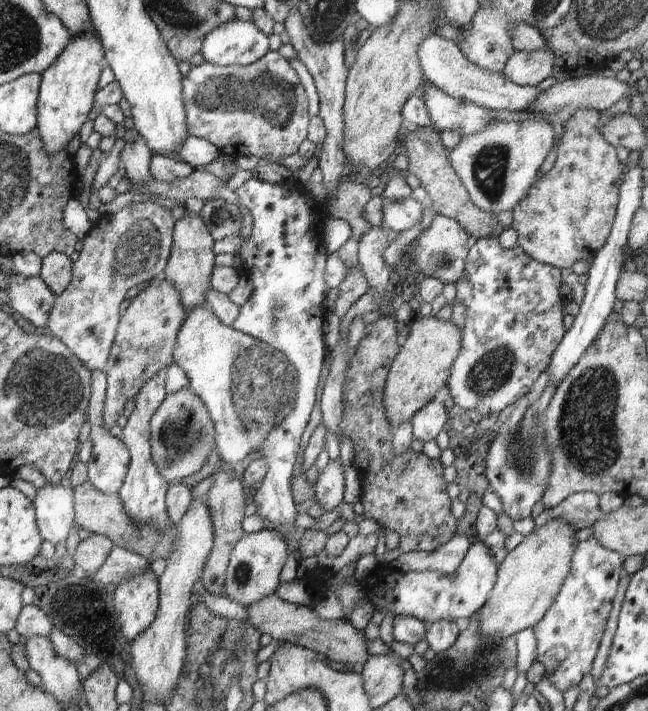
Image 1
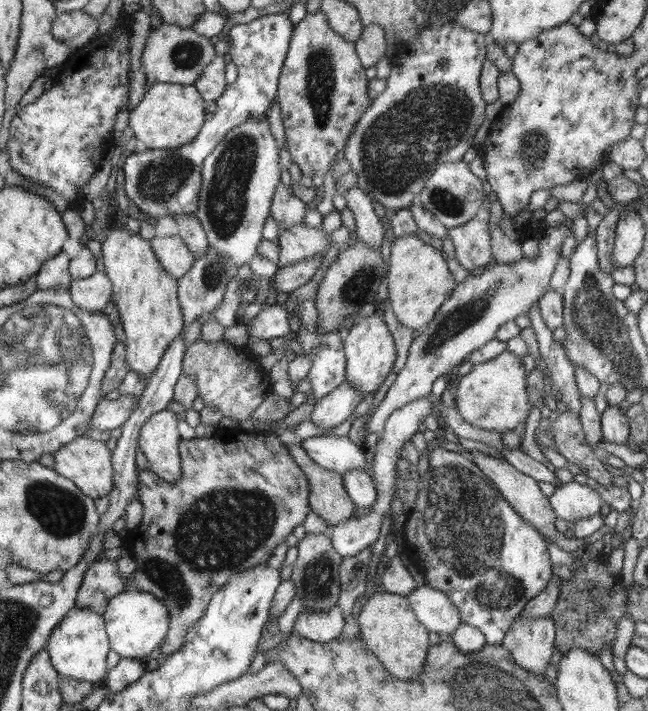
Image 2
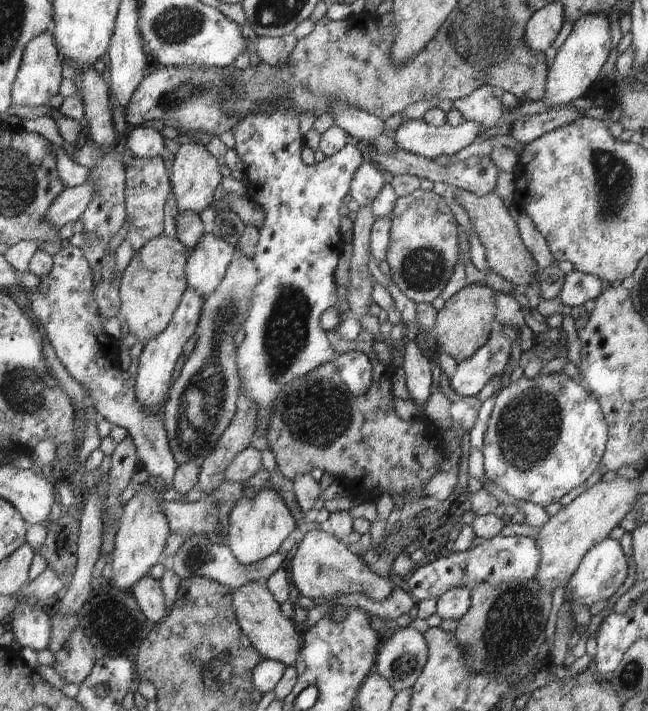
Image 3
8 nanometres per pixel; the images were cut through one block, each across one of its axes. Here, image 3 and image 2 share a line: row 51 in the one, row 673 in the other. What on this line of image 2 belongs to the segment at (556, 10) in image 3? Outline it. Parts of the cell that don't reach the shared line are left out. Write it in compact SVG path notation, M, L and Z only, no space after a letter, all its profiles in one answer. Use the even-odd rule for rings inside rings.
M519 615L502 644L516 665L532 674L546 674L555 648L555 624L551 617L522 618Z

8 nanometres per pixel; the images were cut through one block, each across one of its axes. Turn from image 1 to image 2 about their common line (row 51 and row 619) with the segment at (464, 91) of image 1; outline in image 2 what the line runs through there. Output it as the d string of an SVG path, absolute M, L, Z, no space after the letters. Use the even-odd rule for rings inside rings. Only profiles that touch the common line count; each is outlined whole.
M425 584L414 588L406 597L416 618L428 632L436 632L443 638L449 638L460 626L458 608L440 590Z

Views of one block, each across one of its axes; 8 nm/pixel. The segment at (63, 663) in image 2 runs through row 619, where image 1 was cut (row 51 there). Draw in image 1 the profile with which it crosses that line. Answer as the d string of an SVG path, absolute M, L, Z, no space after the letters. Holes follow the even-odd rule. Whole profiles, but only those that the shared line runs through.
M96 32L70 34L64 52L60 52L60 56L42 72L37 98L37 128L46 154L65 150L70 140L78 136L82 124L89 120L88 114L94 107L104 57L104 48Z

